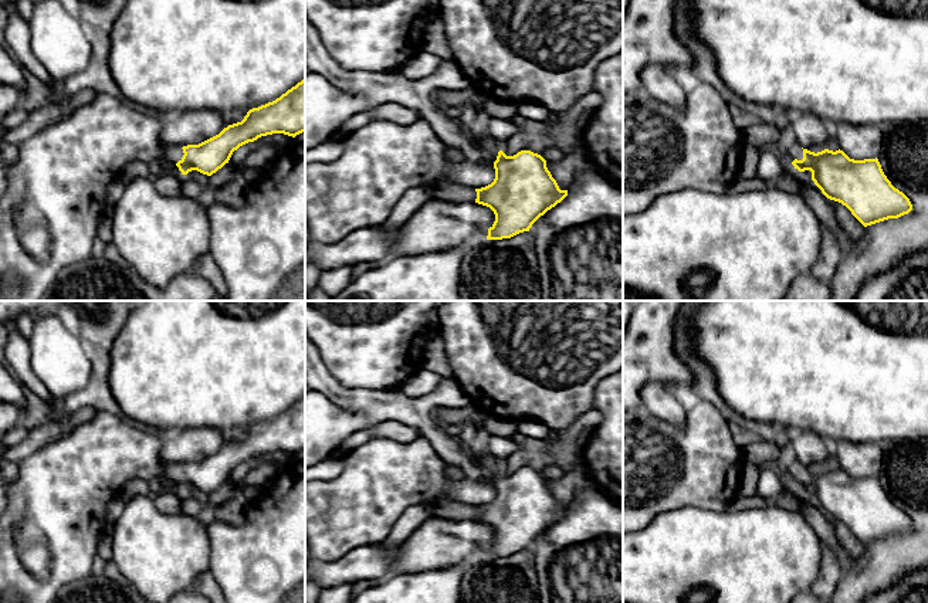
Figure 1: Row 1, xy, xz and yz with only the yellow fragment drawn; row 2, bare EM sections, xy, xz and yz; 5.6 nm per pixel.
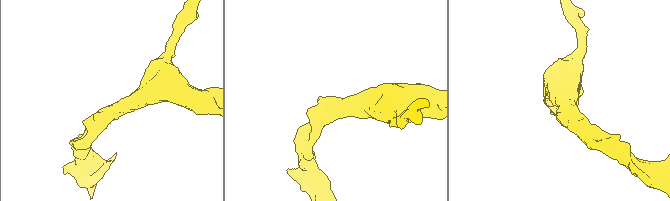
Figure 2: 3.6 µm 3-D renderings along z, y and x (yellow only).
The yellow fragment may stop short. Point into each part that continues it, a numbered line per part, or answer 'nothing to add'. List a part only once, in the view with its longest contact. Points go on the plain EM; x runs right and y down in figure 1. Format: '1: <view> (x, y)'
1: yz (791, 467)

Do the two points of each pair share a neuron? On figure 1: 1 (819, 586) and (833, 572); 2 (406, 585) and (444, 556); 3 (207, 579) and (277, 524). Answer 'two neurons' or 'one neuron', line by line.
1: one neuron
2: two neurons
3: two neurons

